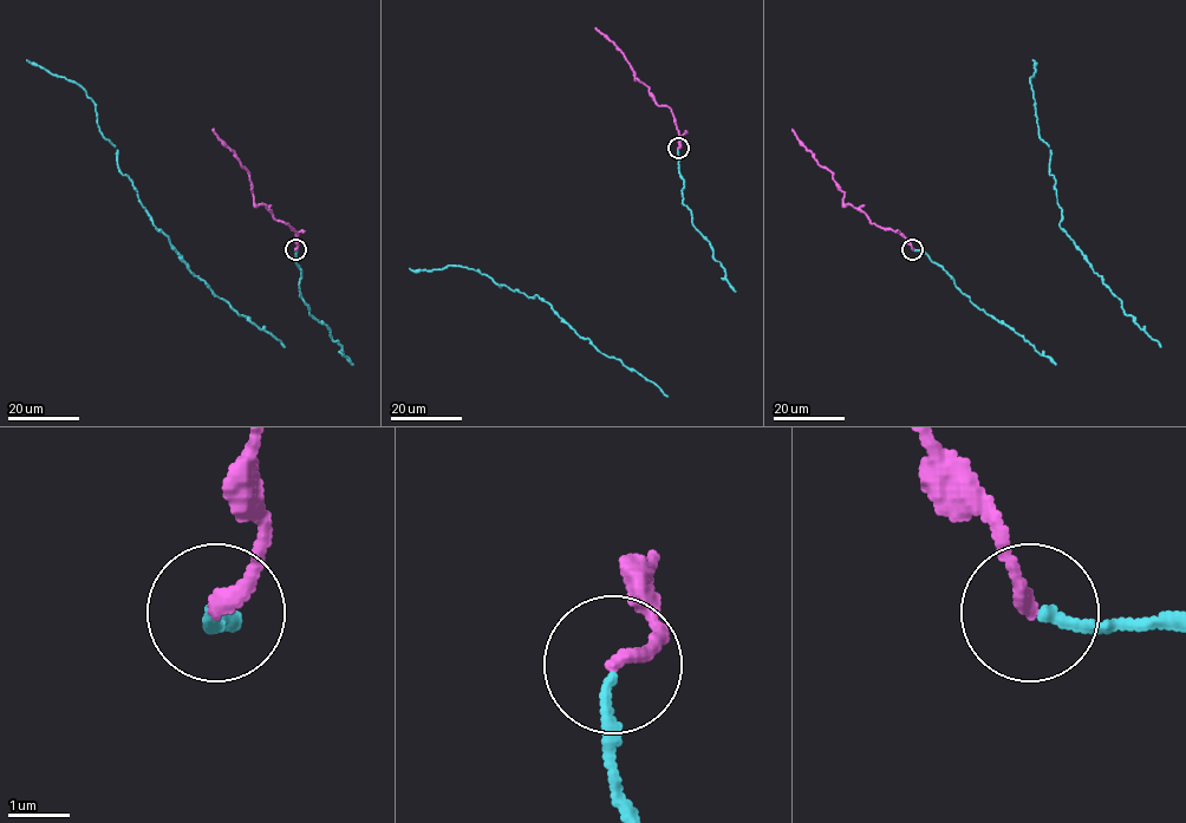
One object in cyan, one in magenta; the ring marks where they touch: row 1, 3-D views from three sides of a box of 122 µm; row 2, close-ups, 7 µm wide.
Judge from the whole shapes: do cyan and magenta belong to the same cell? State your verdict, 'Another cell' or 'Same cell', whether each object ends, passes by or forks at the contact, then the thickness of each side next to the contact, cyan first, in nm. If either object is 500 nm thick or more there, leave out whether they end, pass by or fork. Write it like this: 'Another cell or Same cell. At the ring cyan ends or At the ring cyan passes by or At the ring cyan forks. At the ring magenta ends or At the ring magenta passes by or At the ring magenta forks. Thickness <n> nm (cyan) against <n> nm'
Same cell. At the ring cyan ends. At the ring magenta ends. Thickness 150 nm (cyan) against 260 nm

